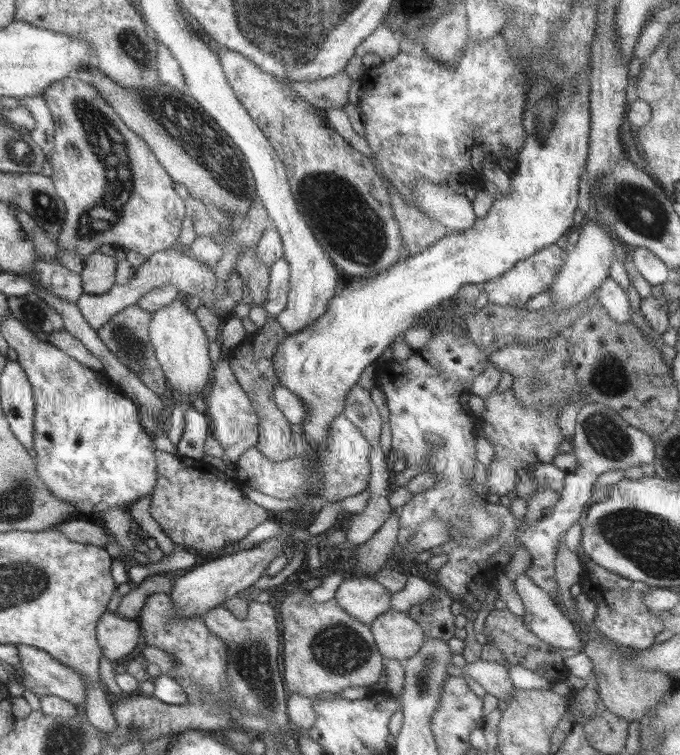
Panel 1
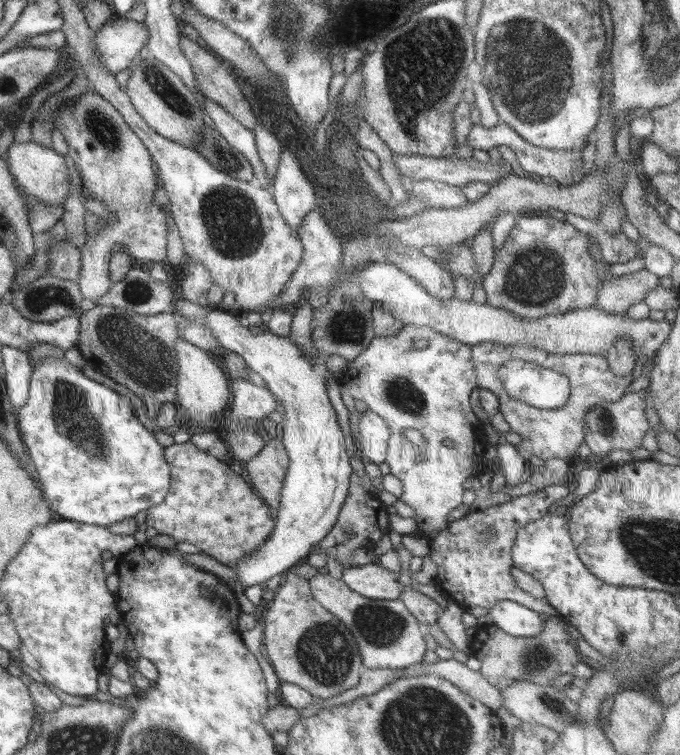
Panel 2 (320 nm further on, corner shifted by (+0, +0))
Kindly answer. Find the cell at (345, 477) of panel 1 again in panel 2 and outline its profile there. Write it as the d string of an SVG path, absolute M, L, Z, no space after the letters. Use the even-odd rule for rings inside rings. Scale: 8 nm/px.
M368 409L360 418L359 432L362 437L361 452L376 464L385 462L391 435L388 423L373 410Z

